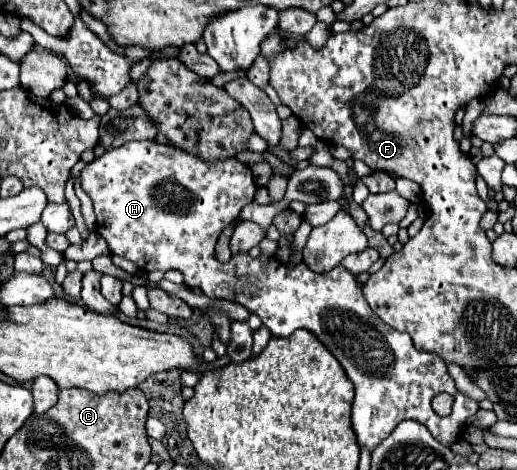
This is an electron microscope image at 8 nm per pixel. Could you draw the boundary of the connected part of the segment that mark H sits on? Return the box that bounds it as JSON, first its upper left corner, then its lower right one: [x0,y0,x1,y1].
[81,140,479,450]

